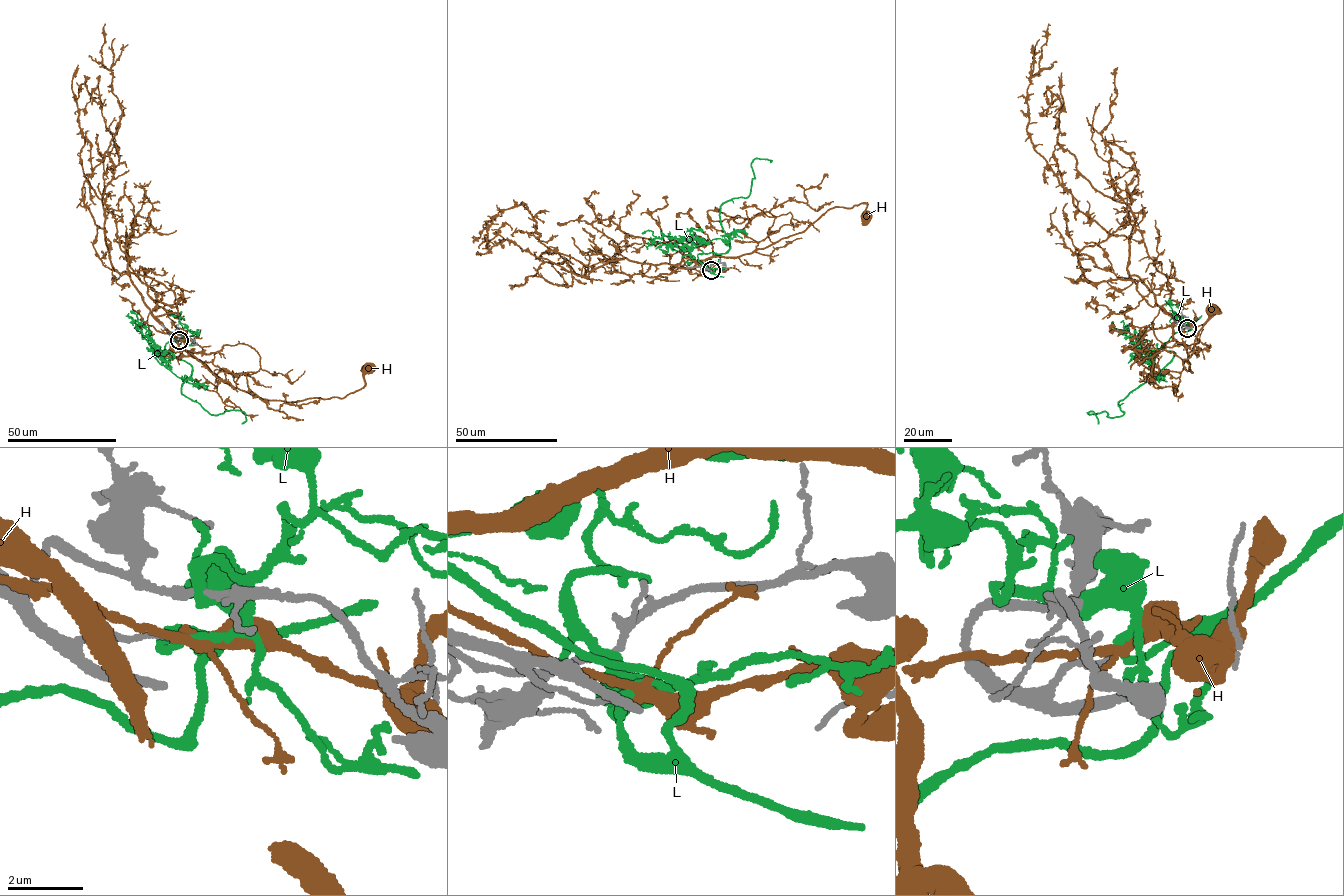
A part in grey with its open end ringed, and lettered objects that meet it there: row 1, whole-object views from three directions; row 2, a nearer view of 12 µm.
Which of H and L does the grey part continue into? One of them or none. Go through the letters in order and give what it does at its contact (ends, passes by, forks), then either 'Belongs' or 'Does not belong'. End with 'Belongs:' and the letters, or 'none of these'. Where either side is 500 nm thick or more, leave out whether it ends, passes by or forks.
H: It forks there. Does not belong
L: It passes by. Does not belong
Belongs: none of these

